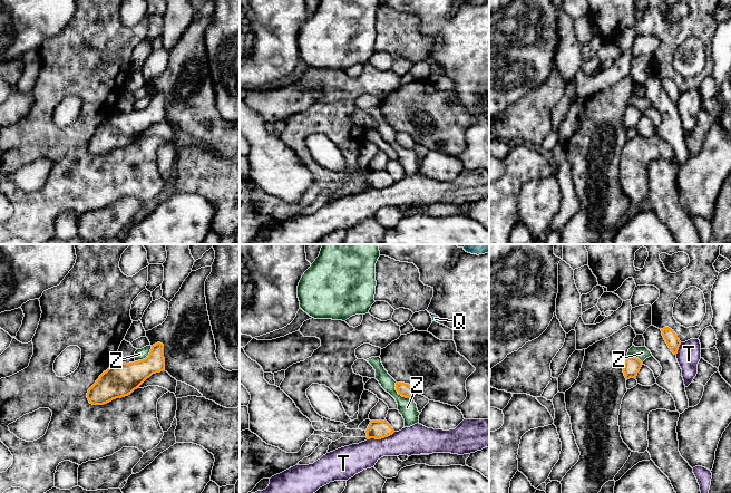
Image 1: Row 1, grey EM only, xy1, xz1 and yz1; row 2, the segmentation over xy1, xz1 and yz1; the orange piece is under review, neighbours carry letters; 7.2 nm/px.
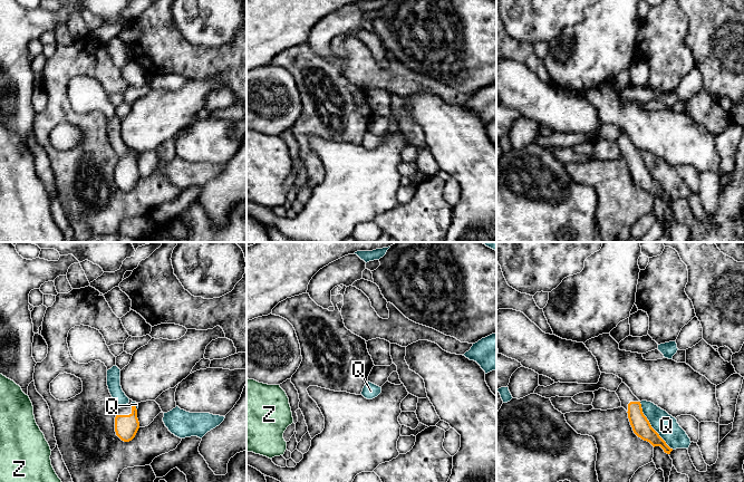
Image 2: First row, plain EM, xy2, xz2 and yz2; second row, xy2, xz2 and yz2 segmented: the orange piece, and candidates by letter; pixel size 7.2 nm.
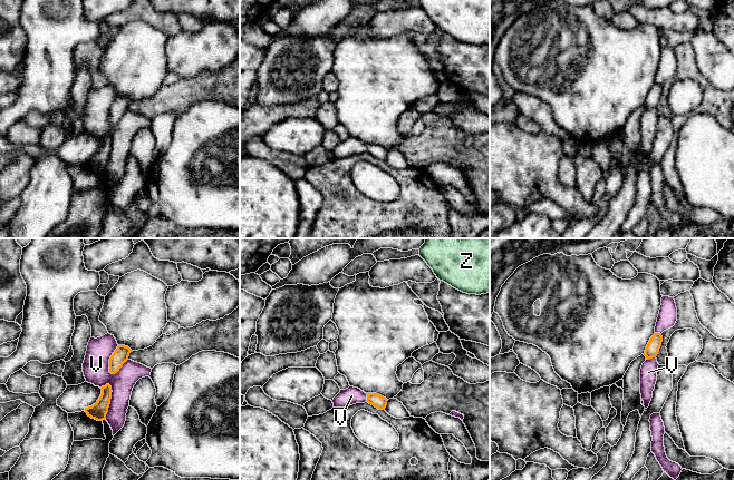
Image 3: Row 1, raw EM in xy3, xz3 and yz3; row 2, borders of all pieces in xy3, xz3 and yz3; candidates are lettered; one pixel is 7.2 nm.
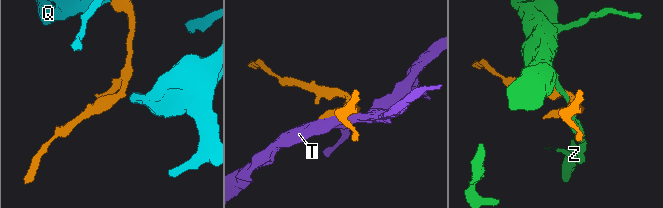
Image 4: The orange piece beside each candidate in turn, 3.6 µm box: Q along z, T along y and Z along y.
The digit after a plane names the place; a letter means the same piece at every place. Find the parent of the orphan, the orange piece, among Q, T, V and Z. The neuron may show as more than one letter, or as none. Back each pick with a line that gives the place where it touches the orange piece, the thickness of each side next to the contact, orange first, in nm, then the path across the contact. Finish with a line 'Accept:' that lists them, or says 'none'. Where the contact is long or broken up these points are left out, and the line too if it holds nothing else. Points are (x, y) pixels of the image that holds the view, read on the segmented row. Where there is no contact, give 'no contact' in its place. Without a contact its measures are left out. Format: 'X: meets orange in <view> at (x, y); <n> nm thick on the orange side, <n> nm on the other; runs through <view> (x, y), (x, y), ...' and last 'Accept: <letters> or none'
Accept: none

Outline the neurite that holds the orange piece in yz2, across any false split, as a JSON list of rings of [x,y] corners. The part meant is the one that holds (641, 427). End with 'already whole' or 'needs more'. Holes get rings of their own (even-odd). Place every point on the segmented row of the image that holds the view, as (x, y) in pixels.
[[[621,383],[616,394],[621,402],[621,407],[628,413],[634,433],[641,440],[649,442],[654,447],[660,446],[665,453],[670,454],[673,449],[651,427],[649,421],[642,413],[640,401],[632,394],[630,388],[625,383]]] | needs more

